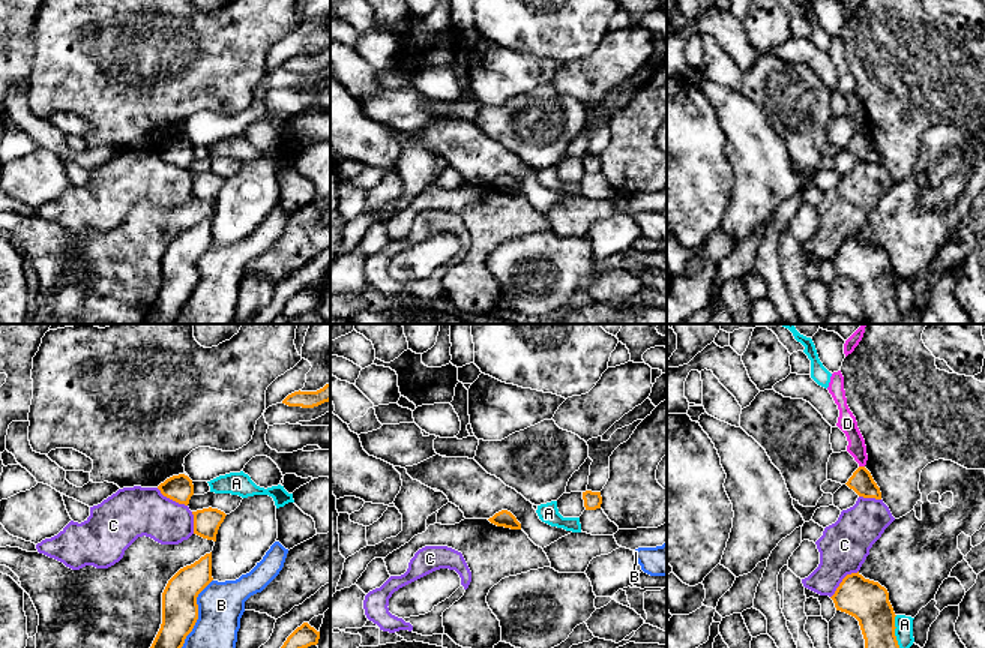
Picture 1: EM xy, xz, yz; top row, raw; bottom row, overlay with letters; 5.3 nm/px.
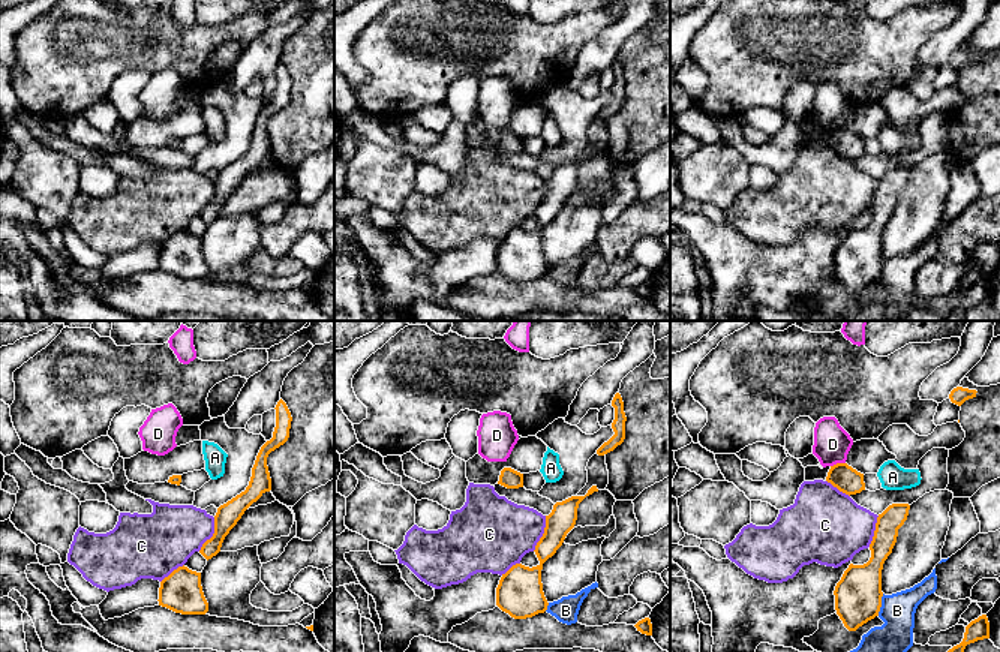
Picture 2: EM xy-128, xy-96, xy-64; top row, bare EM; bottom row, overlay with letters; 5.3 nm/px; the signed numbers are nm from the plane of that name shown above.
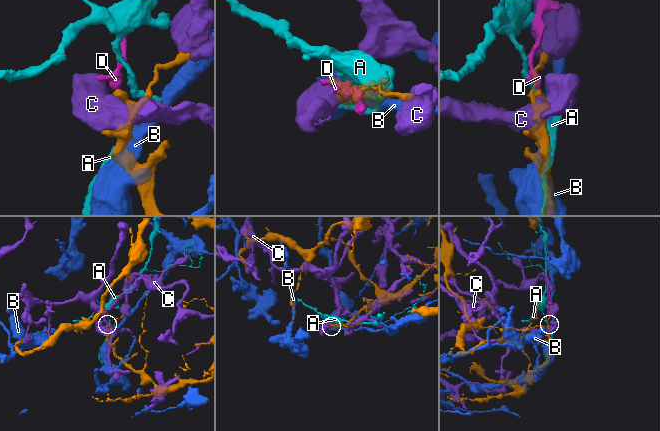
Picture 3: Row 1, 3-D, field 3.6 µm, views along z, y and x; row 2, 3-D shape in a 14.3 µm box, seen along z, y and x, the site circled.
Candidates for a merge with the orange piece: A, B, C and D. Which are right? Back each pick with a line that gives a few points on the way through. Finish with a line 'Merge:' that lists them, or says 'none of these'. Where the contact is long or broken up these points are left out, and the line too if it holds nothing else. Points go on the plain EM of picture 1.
Merge: none of these

